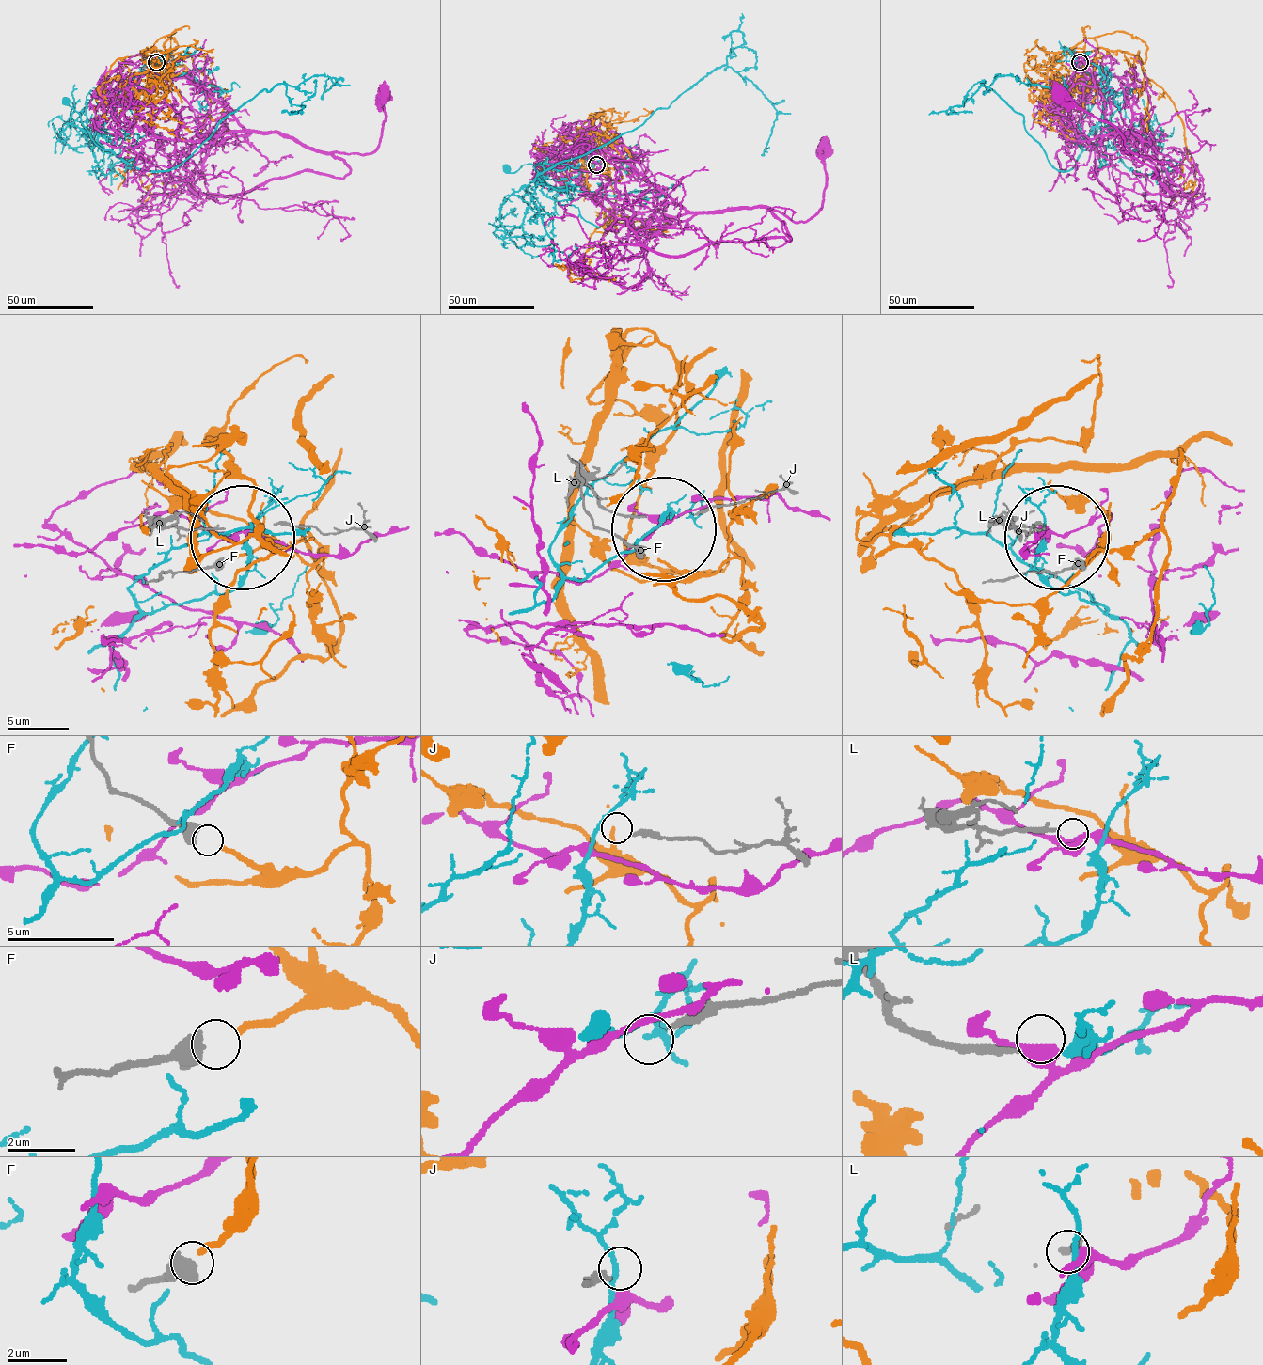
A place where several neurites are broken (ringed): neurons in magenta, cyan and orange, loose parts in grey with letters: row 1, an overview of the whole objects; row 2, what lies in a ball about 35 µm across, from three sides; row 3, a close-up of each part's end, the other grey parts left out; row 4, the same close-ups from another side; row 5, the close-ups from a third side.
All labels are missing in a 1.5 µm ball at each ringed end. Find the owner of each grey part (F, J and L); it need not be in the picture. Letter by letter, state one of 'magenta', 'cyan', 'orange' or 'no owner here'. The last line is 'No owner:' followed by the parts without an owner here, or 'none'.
F: orange
J: no owner here
L: no owner here
No owner: J, L

